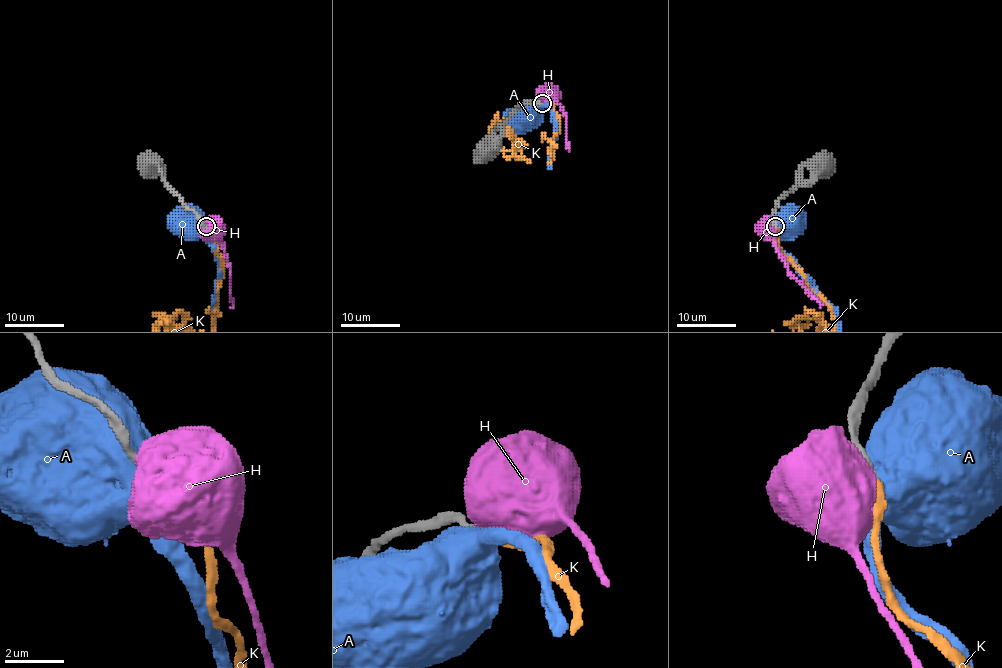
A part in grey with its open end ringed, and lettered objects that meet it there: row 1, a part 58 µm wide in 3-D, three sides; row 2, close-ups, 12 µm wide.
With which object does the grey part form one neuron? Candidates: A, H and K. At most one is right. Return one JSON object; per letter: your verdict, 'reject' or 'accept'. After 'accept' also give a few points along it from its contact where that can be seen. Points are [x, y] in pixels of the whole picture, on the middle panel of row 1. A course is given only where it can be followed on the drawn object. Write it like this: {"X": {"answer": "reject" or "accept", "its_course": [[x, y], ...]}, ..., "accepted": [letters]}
{"A": {"answer": "reject"}, "H": {"answer": "reject"}, "K": {"answer": "accept"}, "accepted": ["K"]}

